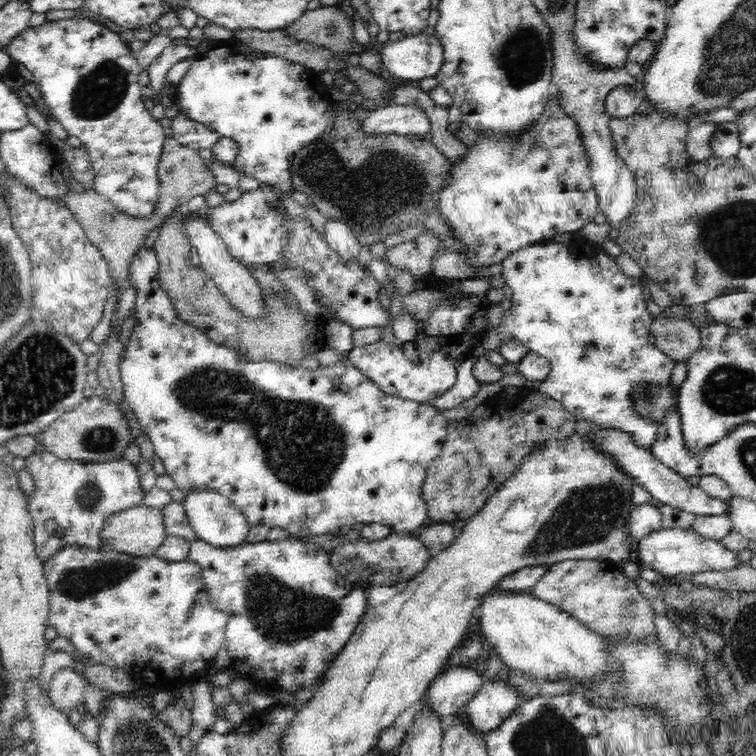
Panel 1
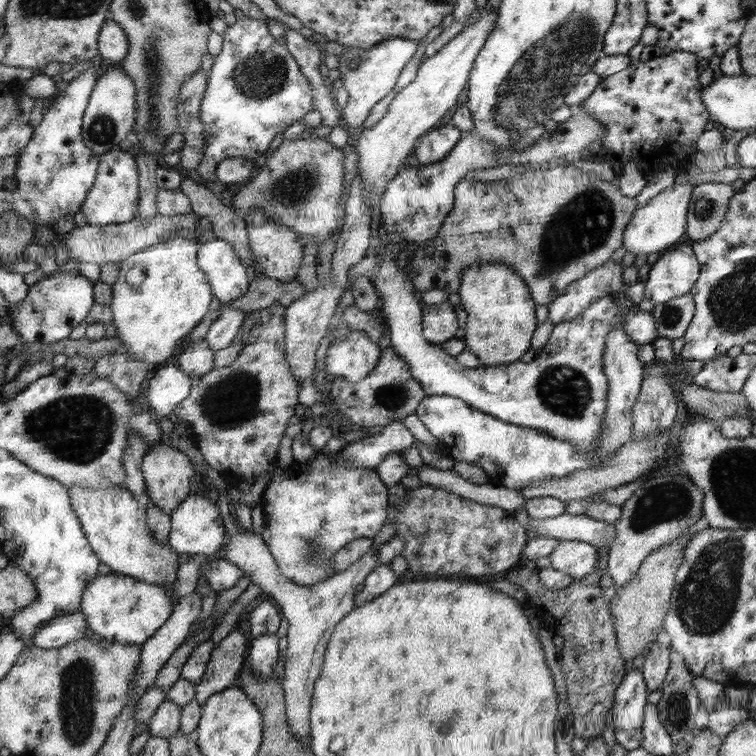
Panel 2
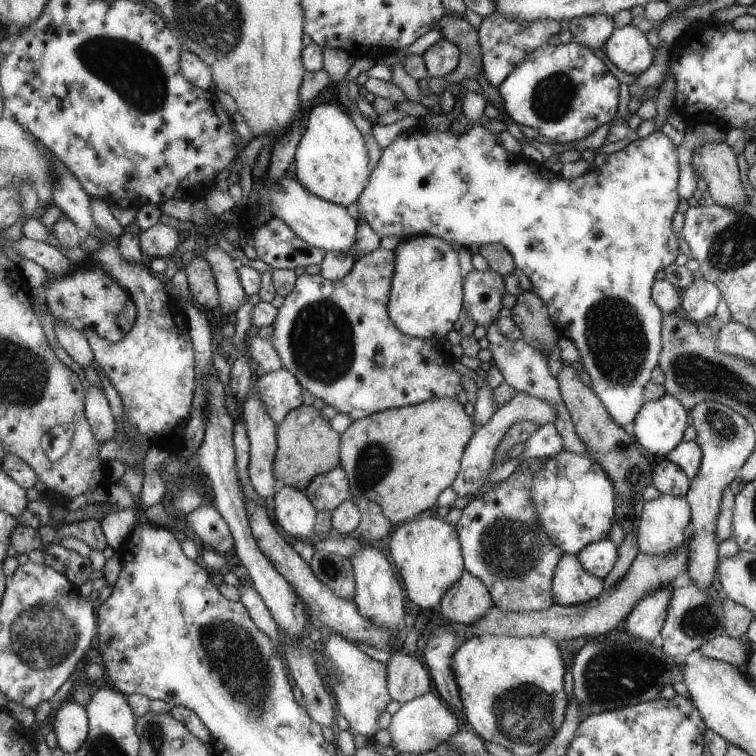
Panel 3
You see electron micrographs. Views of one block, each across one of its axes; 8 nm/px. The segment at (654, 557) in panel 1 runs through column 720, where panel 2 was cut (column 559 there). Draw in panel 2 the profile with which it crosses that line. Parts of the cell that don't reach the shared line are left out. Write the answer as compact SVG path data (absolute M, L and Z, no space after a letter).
M561 541L548 556L550 567L578 580L592 575L599 567L599 552L592 543Z

